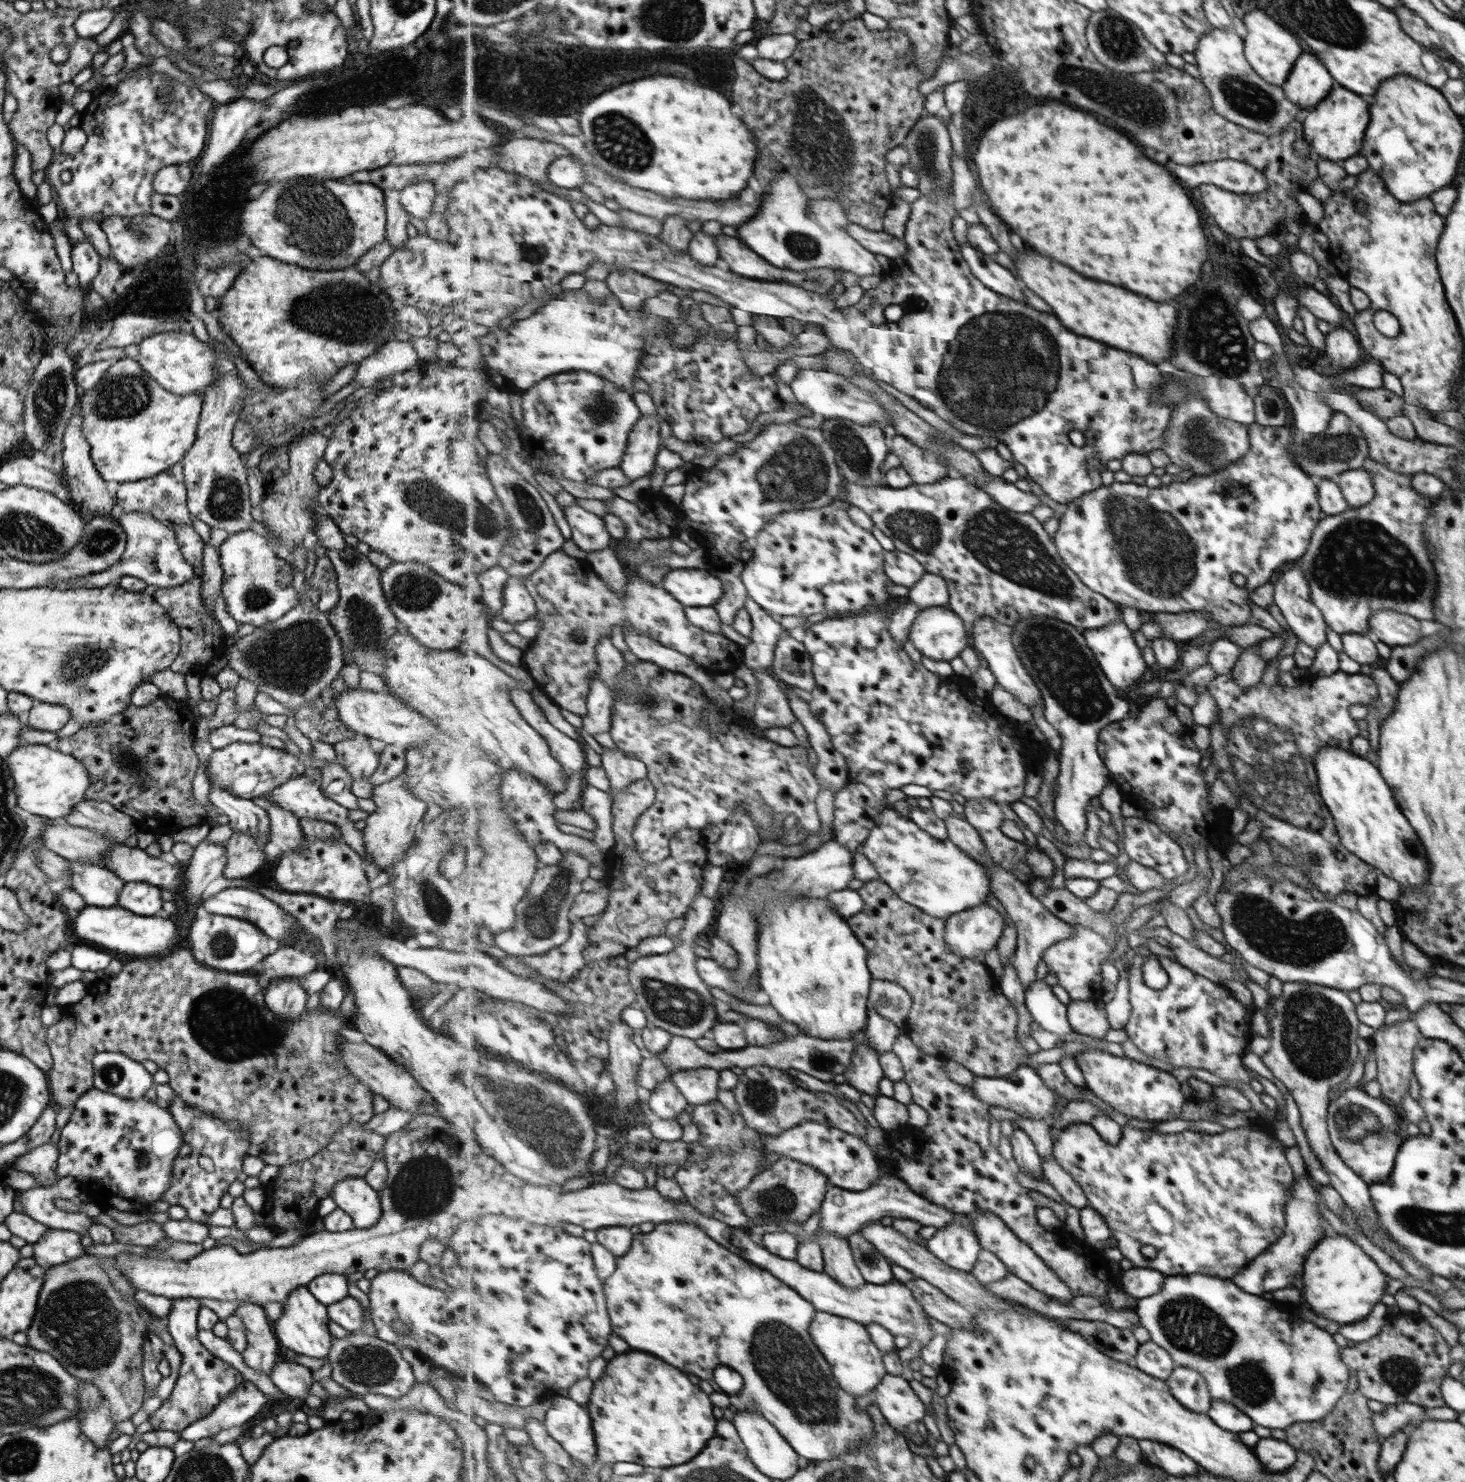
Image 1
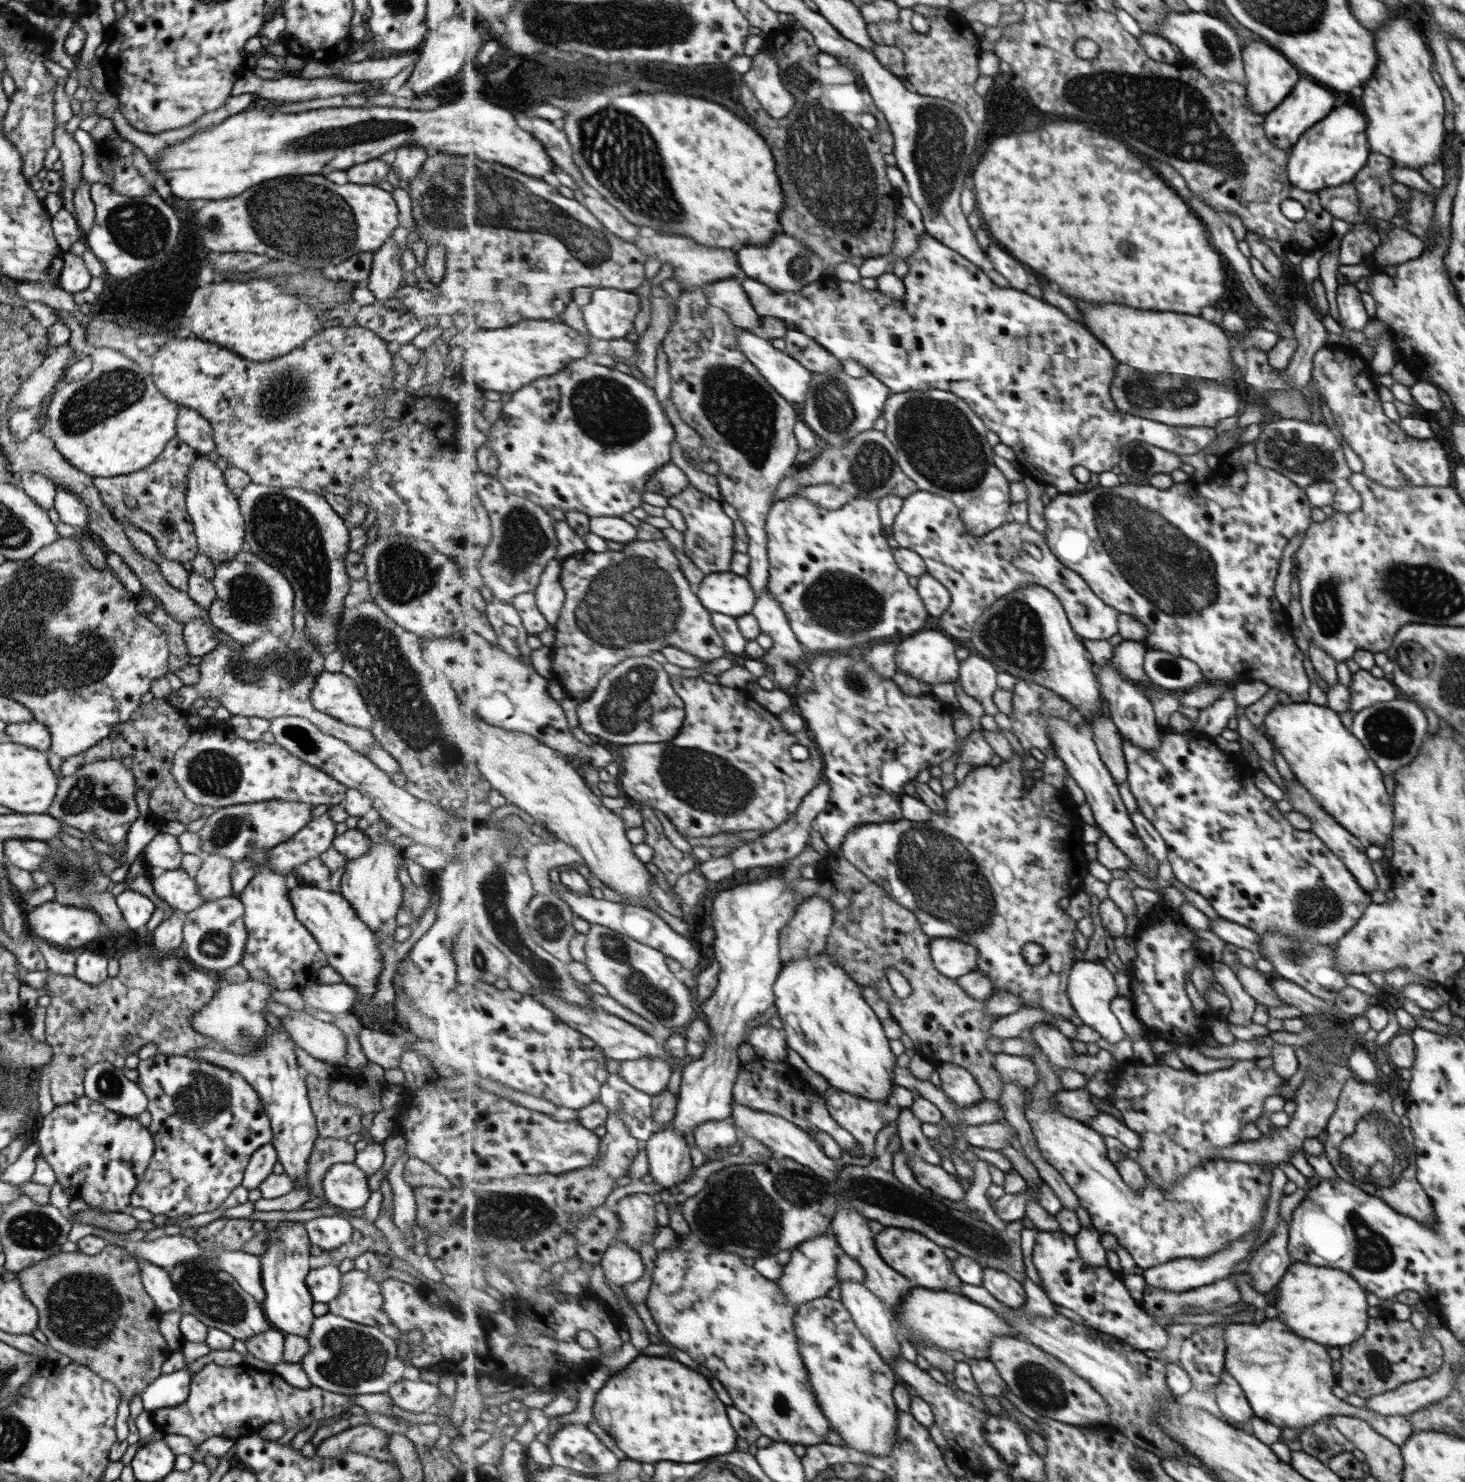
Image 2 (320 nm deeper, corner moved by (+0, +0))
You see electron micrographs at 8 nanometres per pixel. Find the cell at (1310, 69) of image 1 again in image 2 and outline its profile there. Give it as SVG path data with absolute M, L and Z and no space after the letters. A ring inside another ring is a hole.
M1299 80L1297 88L1292 88L1293 96L1289 96L1289 100L1285 100L1285 104L1281 104L1281 108L1277 108L1277 112L1269 112L1264 118L1264 132L1269 137L1269 141L1281 150L1287 150L1297 142L1297 139L1308 130L1312 124L1319 122L1333 108L1333 96L1319 88L1313 82L1307 80Z

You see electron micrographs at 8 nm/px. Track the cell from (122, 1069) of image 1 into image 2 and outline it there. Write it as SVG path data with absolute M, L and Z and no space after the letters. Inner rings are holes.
M99 1061L92 1064L83 1075L82 1089L84 1096L103 1104L111 1112L116 1112L123 1116L137 1116L146 1110L147 1097L135 1082L123 1075L119 1068L115 1068L112 1062Z

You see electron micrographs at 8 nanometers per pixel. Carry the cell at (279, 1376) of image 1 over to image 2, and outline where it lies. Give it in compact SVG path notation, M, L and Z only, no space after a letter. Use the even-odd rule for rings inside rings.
M269 1328L259 1335L243 1339L242 1342L251 1356L263 1359L267 1364L274 1366L282 1362L283 1339L281 1332L277 1331L277 1329Z

